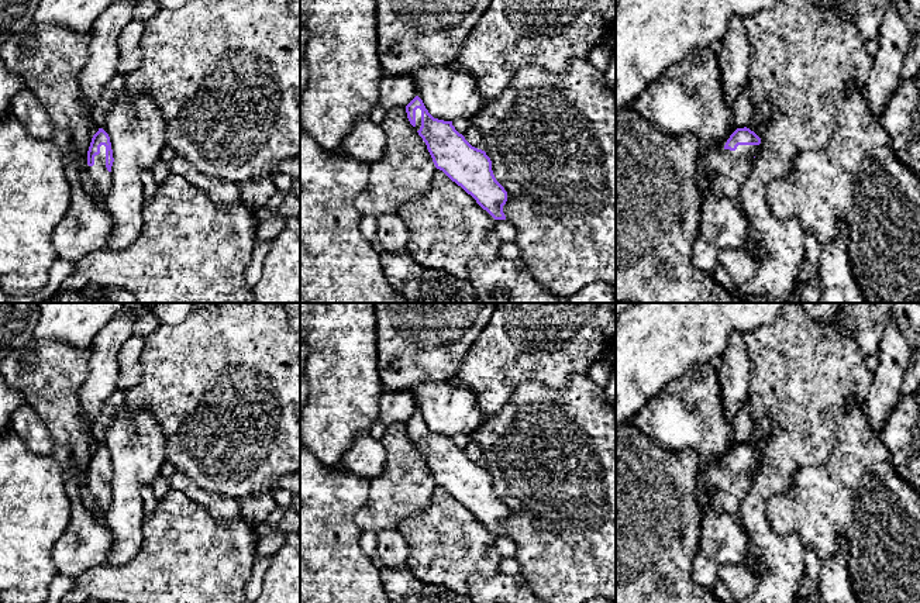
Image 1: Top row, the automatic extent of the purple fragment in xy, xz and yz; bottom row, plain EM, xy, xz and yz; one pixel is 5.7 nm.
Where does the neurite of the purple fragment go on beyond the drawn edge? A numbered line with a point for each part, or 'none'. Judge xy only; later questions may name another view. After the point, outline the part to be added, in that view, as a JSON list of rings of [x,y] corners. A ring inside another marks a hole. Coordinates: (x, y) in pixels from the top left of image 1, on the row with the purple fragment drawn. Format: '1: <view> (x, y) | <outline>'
1: xy (99, 173) | [[[100,147],[100,154],[94,156],[94,165],[86,166],[86,170],[90,176],[90,179],[96,183],[100,199],[104,200],[104,197],[110,193],[111,185],[113,185],[113,173],[107,170],[106,168],[106,147]]]

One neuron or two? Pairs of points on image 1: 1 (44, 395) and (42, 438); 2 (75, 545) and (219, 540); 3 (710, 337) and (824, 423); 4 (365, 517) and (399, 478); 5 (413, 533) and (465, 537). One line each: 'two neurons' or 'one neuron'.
1: two neurons
2: two neurons
3: two neurons
4: one neuron
5: one neuron

